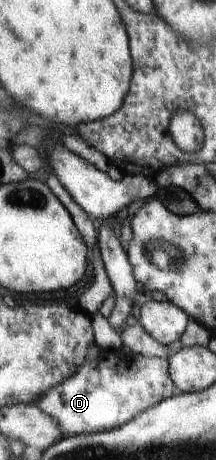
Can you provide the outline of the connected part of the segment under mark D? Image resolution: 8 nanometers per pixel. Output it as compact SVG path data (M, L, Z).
M100 349L96 357L88 357L88 361L80 367L78 374L74 374L74 377L67 379L64 383L61 382L58 387L52 387L47 394L44 394L36 407L40 407L48 415L52 415L56 419L56 423L60 423L65 436L68 437L116 430L119 426L122 427L126 423L130 423L132 419L138 418L150 407L163 402L164 399L172 398L172 395L178 393L175 383L171 379L169 360L142 355L124 363L124 352L122 349L108 353L108 350Z

